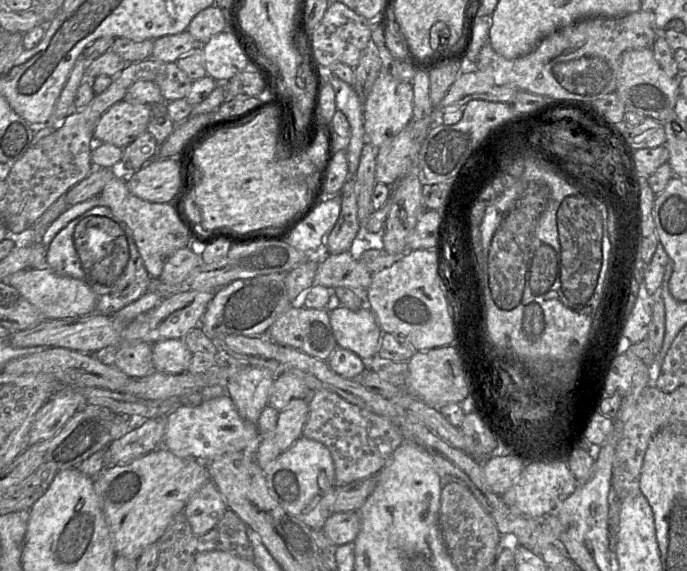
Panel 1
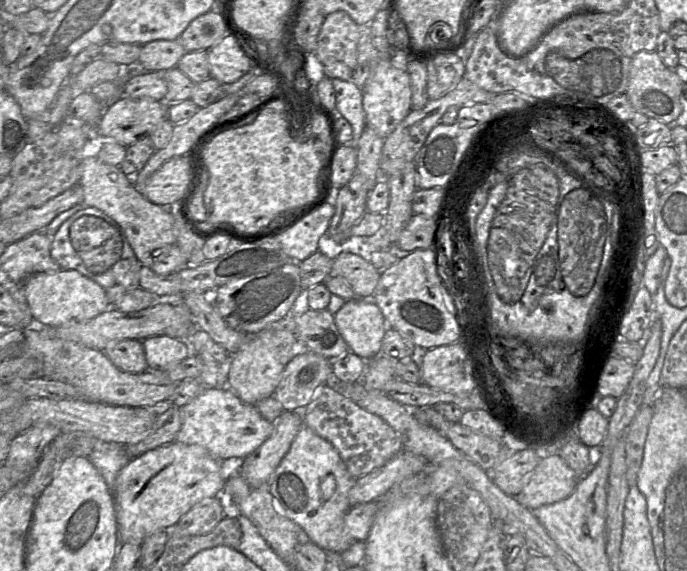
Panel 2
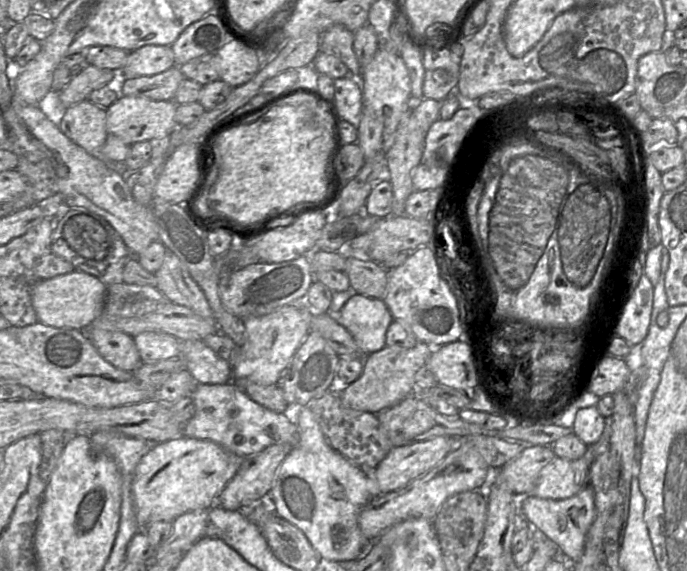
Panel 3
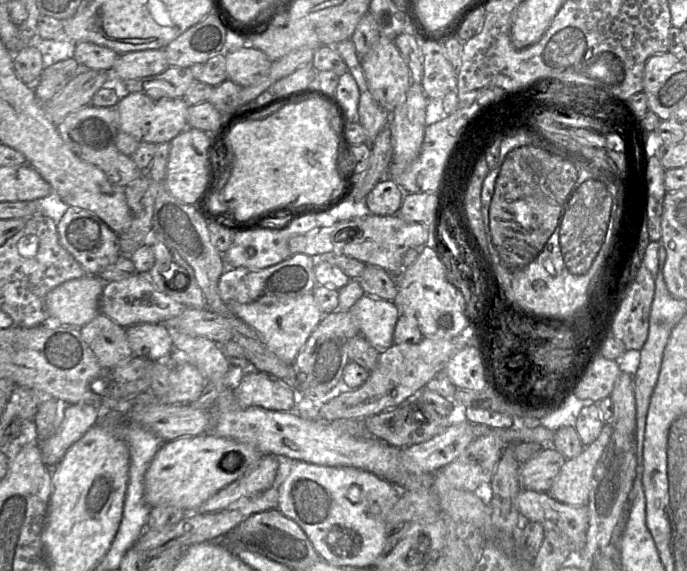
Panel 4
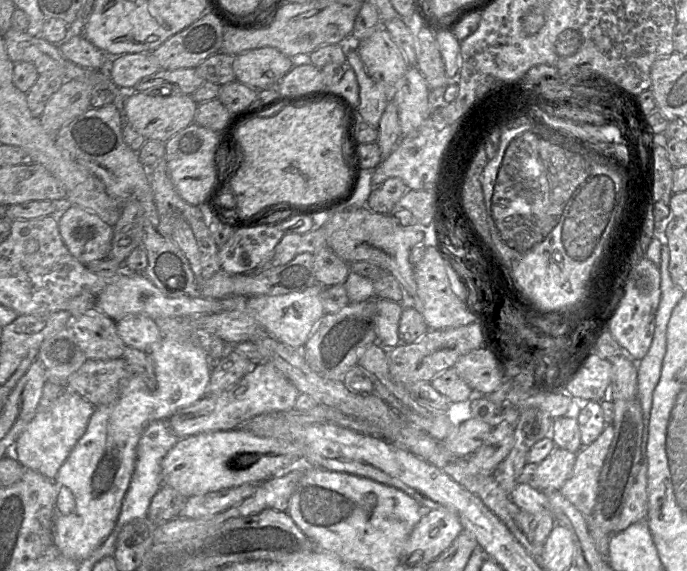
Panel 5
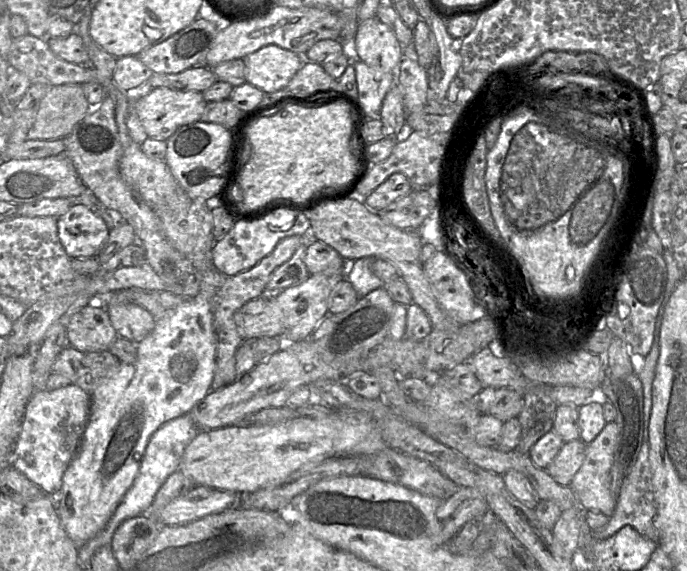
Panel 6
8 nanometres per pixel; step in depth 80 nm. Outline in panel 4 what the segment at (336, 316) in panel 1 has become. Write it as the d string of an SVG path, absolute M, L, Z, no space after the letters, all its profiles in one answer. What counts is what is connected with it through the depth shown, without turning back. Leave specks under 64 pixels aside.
M363 295L349 310L360 334L379 352L393 345L400 312L393 301Z

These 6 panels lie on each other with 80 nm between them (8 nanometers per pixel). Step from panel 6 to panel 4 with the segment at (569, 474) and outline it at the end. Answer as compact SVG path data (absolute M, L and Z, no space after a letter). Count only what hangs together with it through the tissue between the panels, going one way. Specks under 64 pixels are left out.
M544 447L537 455L521 464L521 489L548 493L566 460L554 447Z

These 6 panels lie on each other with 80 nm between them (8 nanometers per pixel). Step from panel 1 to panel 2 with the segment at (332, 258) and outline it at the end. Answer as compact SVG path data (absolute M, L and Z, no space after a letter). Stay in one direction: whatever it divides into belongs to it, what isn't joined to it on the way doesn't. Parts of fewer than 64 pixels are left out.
M343 252L332 264L329 276L343 278L356 297L370 297L378 284L381 272L364 258Z

